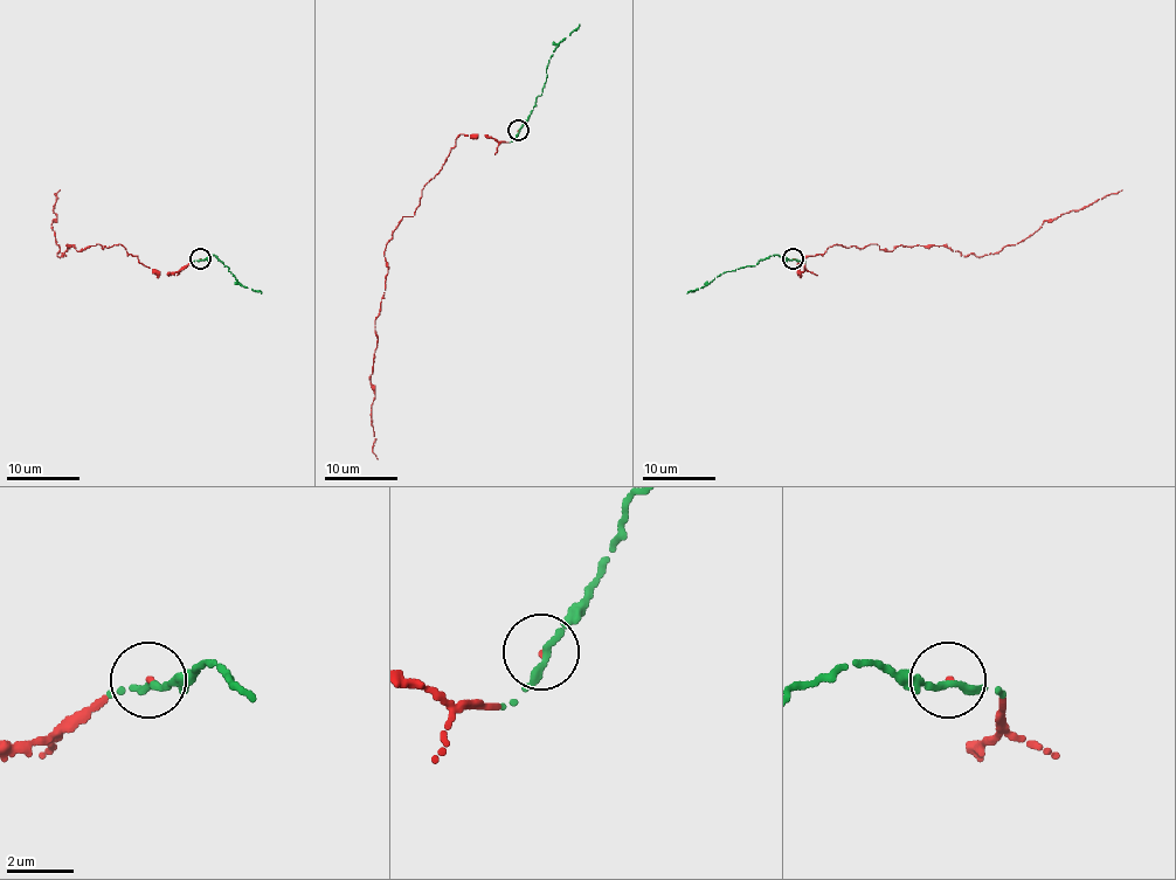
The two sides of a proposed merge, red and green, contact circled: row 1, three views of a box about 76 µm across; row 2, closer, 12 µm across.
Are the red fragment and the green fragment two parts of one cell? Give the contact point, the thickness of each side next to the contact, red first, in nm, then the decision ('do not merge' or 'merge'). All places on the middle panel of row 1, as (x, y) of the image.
place (518, 130); calibres 100 and 300 nm; merge

